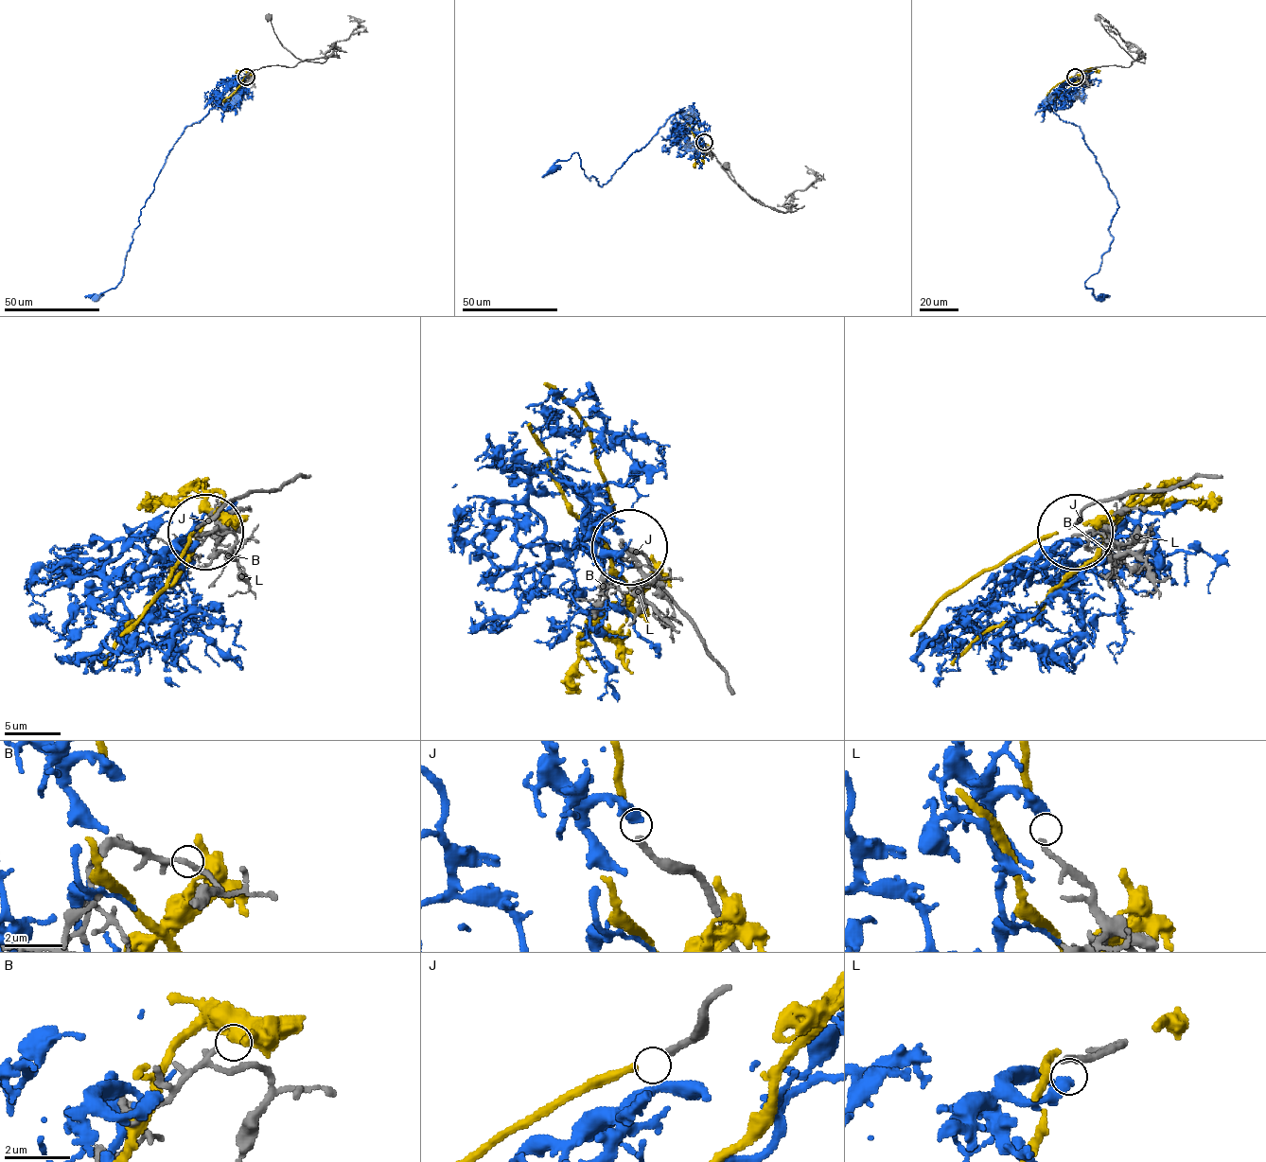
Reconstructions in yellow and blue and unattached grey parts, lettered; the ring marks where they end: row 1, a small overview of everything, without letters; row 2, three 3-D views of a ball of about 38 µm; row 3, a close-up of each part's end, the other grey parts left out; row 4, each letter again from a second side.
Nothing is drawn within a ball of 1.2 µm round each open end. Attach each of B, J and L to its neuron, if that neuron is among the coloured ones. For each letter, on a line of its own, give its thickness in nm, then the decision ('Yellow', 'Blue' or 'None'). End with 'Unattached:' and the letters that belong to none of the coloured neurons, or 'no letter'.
B: Thickness 150 nm. None
J: Thickness 220 nm. Yellow
L: Thickness 170 nm. Blue
Unattached: B

